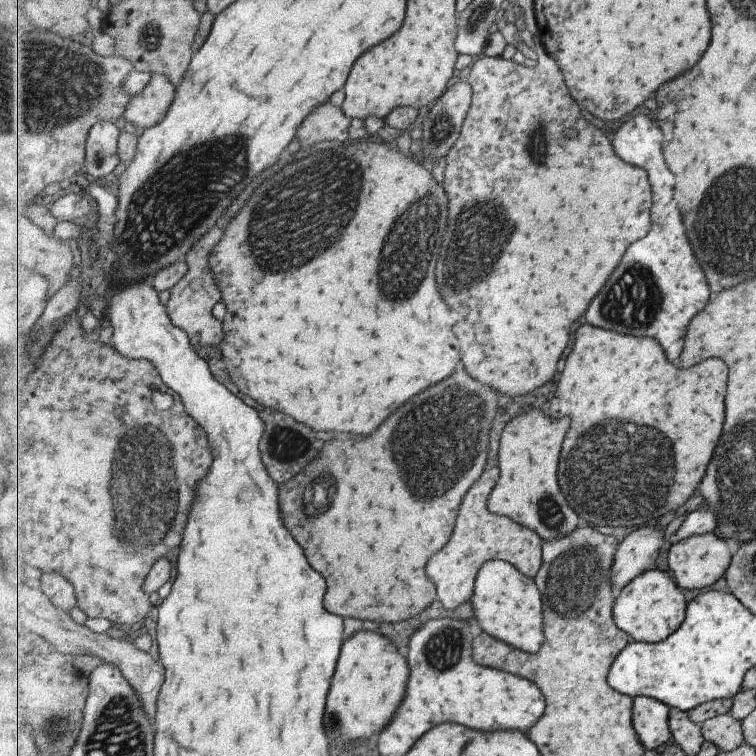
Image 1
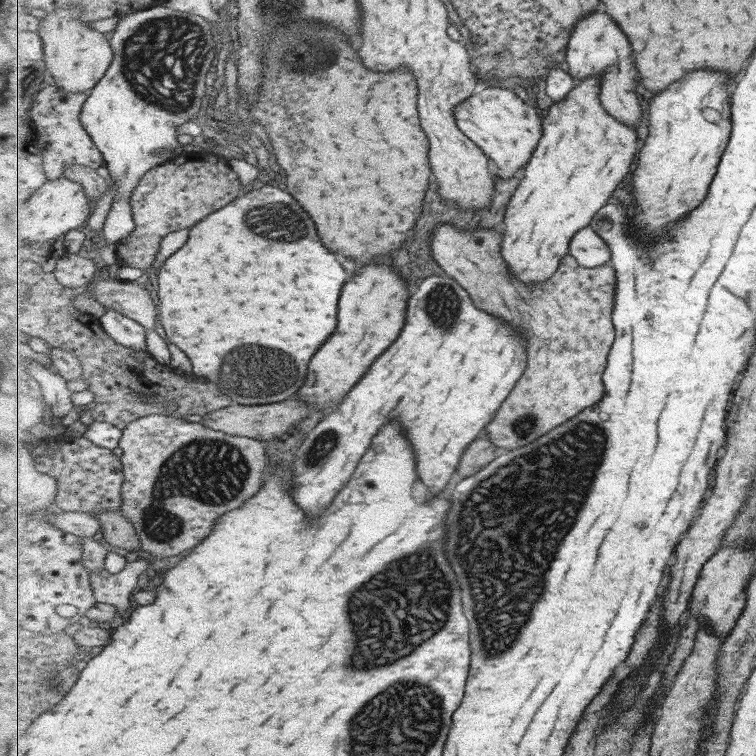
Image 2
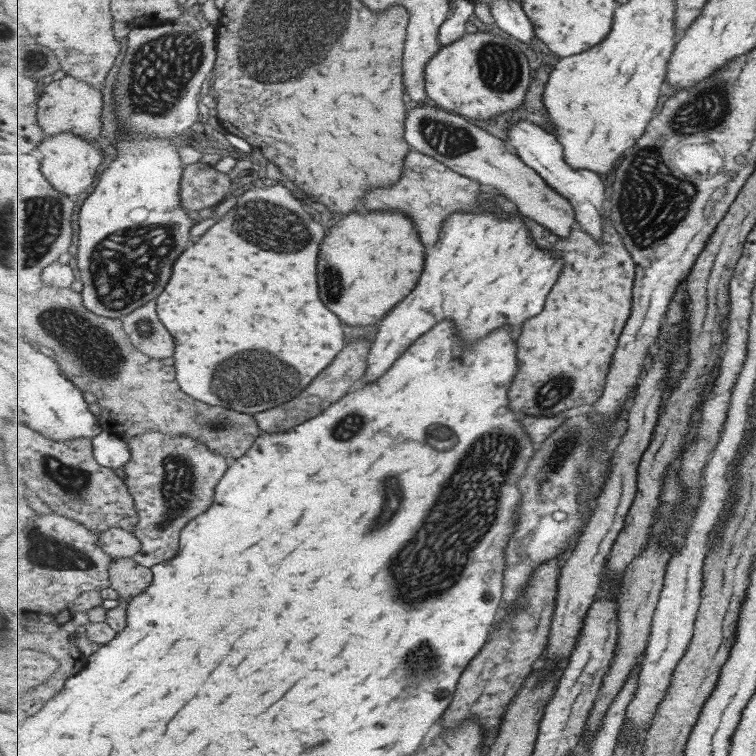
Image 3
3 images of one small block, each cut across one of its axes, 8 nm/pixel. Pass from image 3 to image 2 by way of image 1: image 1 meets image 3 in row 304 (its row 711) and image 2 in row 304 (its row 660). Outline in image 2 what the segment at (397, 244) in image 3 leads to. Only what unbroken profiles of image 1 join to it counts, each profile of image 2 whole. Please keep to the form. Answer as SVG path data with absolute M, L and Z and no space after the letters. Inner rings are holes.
M369 264L347 280L339 302L339 332L335 332L331 340L323 344L319 356L311 360L307 384L301 388L299 396L296 393L296 397L303 398L311 409L312 405L319 410L327 406L337 408L369 367L375 364L375 360L401 335L405 326L407 300L409 286L391 266Z

